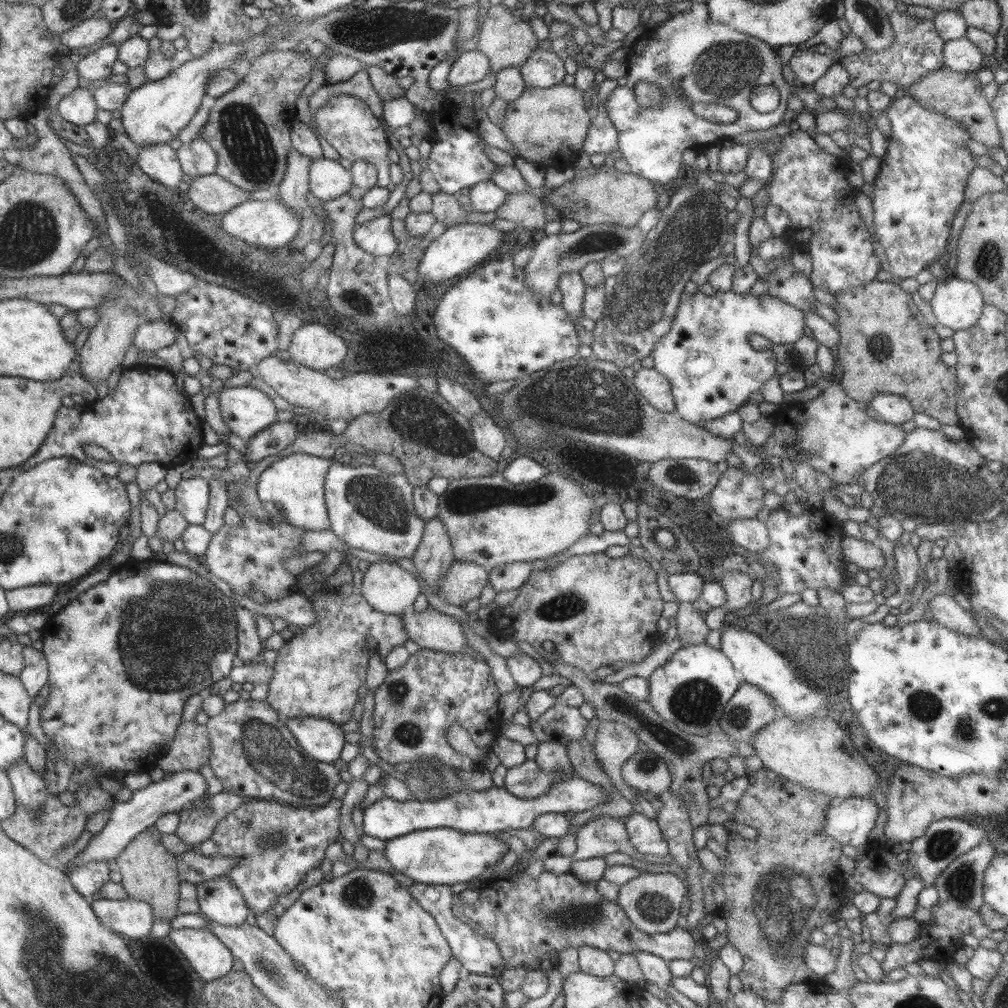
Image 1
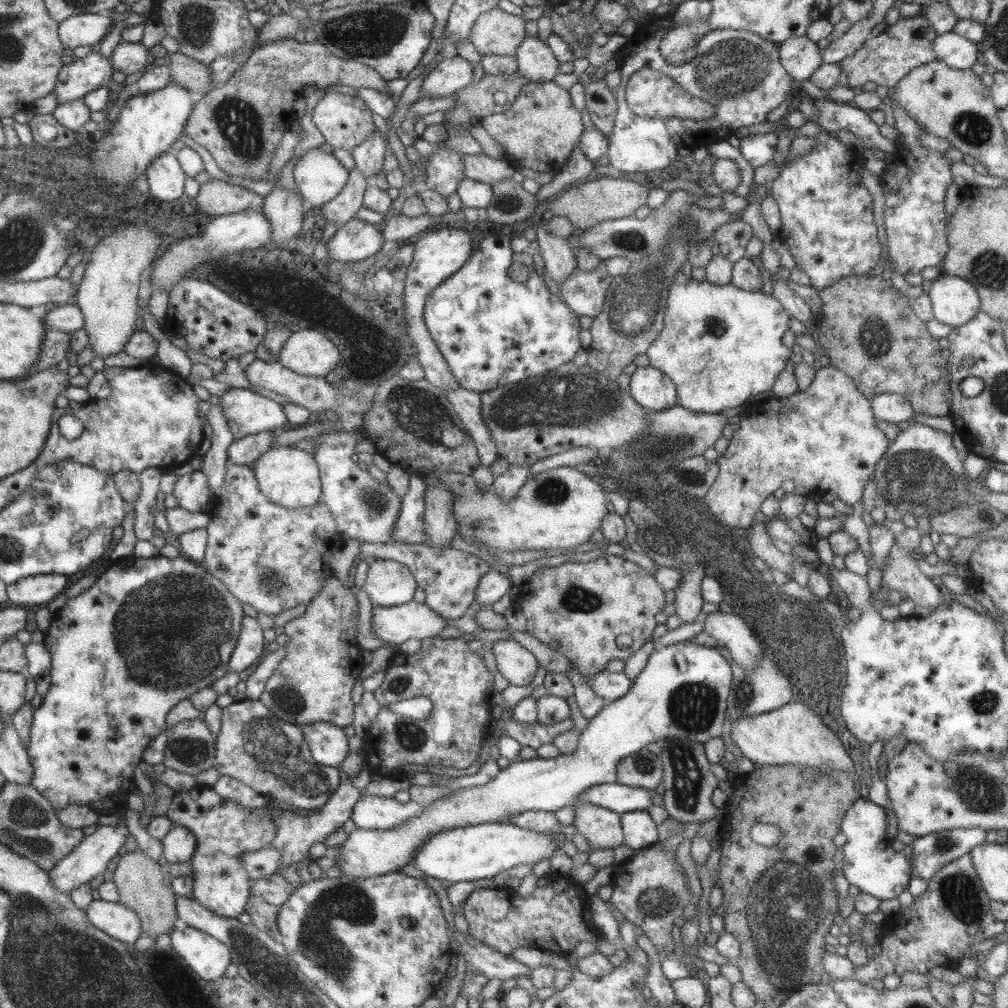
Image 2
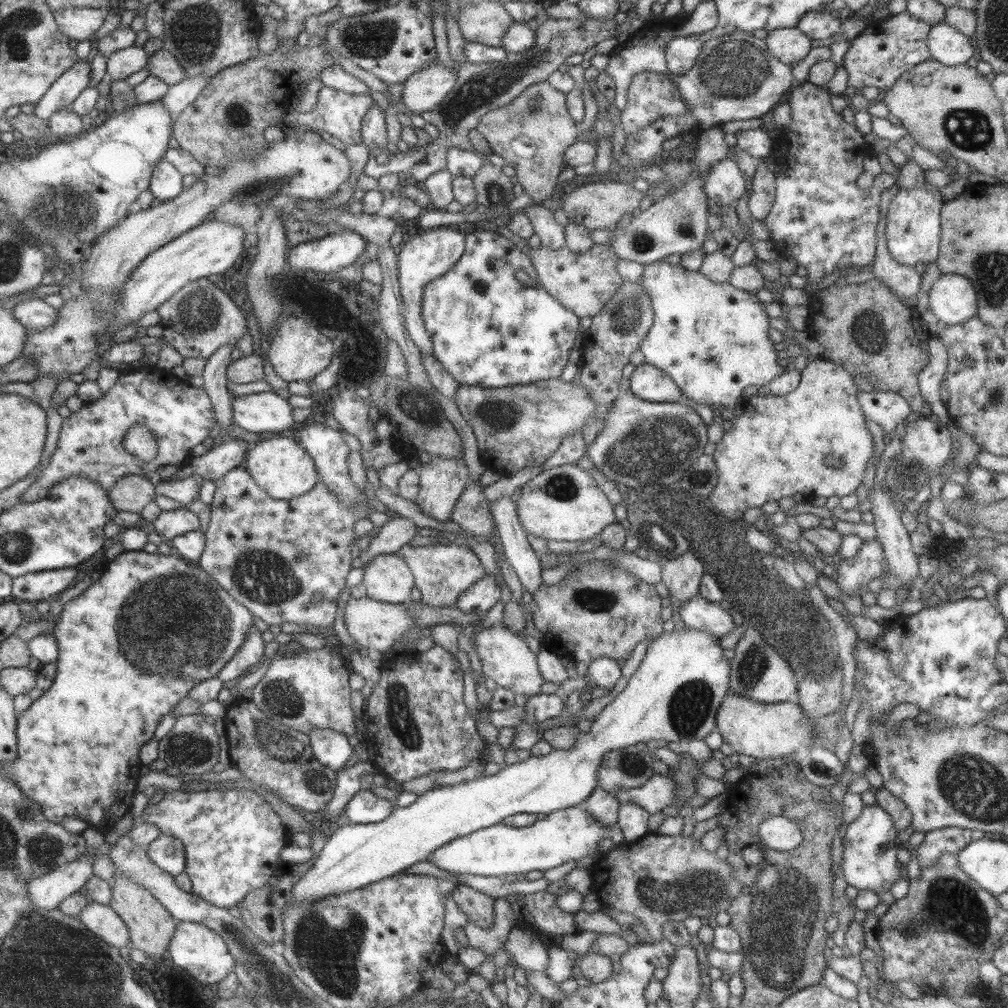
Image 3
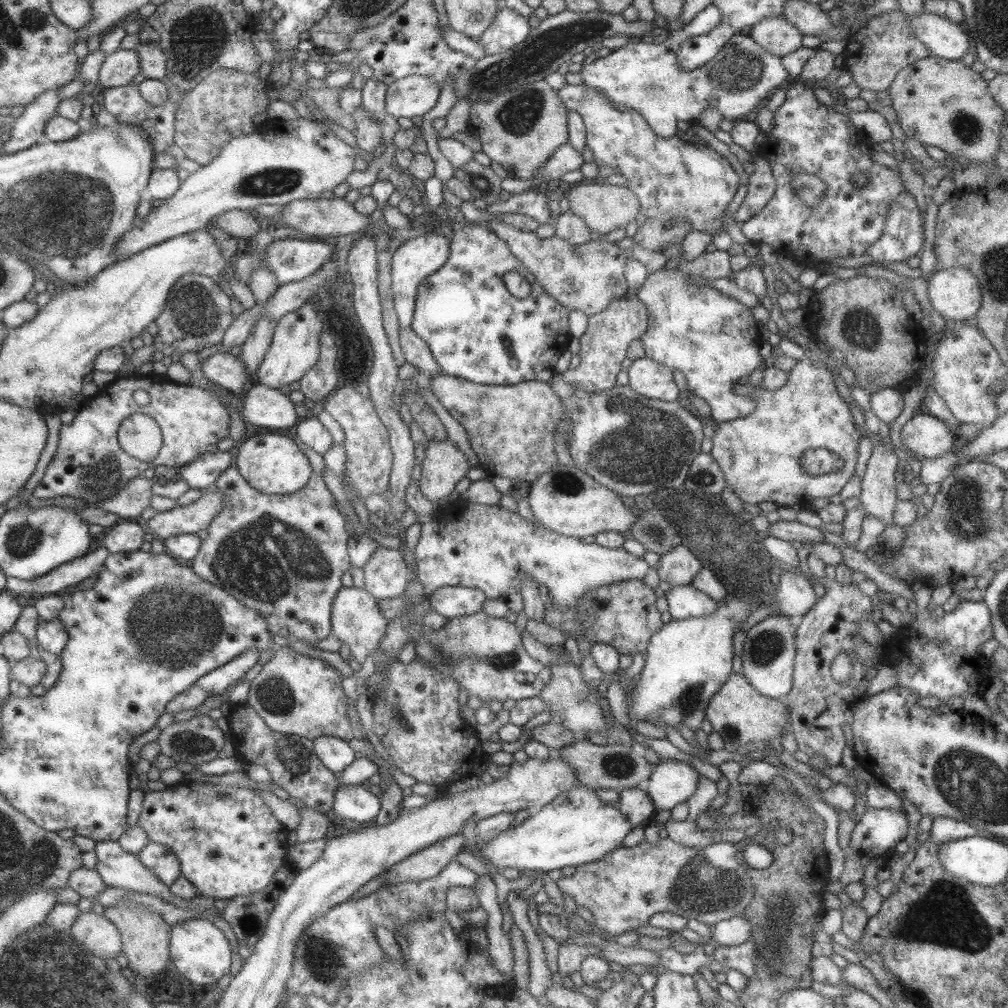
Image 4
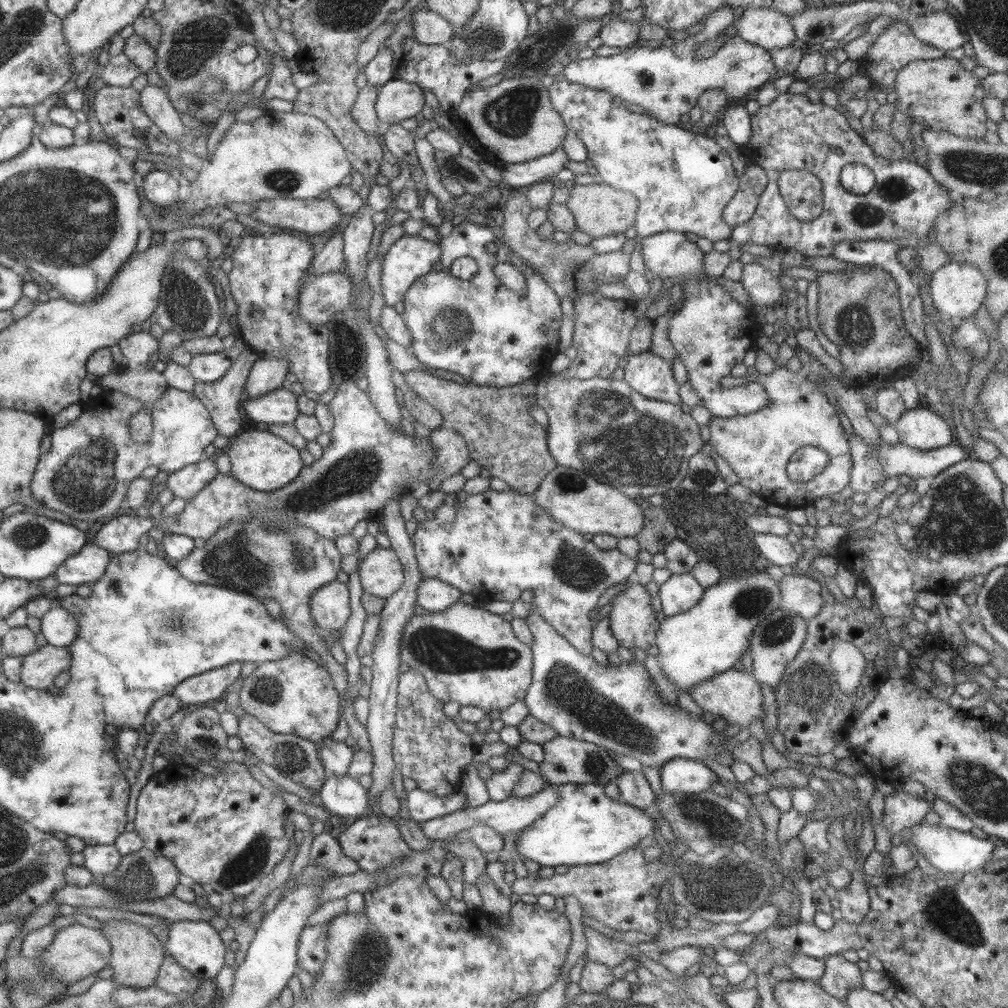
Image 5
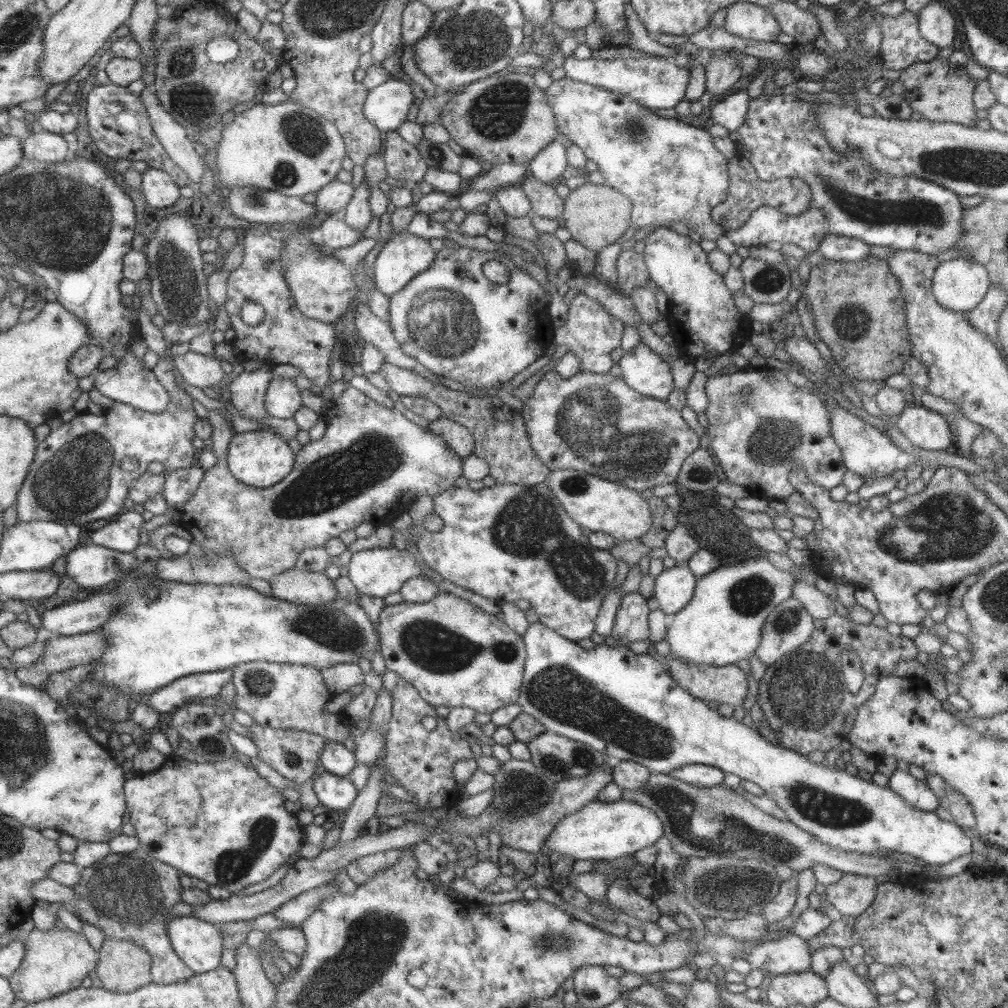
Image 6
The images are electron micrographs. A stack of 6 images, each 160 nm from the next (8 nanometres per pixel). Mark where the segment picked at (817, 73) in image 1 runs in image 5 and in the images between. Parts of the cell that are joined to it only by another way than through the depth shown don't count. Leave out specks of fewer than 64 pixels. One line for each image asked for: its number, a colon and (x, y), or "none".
2: (799, 56)
3: (788, 45)
4: (774, 34)
5: (764, 26)

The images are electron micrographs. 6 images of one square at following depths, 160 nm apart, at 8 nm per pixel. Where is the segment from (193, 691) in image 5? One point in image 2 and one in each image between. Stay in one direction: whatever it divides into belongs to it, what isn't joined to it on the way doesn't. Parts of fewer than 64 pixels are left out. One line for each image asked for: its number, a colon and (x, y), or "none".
2: (250, 646)
3: (250, 654)
4: (219, 680)

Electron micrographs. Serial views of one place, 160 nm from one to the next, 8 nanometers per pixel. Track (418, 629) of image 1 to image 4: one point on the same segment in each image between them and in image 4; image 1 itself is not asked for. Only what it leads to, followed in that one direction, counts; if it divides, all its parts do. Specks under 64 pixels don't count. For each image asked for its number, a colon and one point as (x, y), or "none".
2: (394, 624)
3: (375, 625)
4: (354, 617)

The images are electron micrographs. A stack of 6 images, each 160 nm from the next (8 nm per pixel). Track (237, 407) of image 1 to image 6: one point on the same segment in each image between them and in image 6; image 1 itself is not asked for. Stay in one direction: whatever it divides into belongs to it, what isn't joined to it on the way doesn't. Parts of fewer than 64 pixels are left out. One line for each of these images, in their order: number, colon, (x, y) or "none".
2: (246, 413)
3: (259, 412)
4: (265, 407)
5: (279, 406)
6: (282, 398)

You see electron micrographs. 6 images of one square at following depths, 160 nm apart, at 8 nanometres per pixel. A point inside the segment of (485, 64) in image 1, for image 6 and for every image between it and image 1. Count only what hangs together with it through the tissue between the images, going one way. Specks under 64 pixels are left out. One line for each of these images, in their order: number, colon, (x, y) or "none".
2: (449, 75)
3: (422, 91)
4: (413, 95)
5: (397, 99)
6: (385, 106)

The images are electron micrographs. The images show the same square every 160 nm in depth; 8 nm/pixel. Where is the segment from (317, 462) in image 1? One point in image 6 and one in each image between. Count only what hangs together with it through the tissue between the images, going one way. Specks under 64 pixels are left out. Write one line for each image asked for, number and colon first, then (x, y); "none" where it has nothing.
2: (289, 477)
3: (279, 466)
4: (271, 463)
5: (260, 460)
6: (259, 459)

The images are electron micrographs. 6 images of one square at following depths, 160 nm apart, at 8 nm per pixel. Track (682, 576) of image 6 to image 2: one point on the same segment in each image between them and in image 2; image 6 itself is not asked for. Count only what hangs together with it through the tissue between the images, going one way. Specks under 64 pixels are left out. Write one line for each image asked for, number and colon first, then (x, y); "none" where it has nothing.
2: (729, 631)
3: (695, 612)
4: (683, 601)
5: (680, 591)

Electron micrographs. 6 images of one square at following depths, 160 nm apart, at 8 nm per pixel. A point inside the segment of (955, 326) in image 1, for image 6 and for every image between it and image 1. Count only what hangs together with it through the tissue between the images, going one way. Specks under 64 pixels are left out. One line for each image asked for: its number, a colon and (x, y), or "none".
2: (954, 301)
3: (952, 299)
4: (954, 294)
5: (957, 289)
6: (958, 285)

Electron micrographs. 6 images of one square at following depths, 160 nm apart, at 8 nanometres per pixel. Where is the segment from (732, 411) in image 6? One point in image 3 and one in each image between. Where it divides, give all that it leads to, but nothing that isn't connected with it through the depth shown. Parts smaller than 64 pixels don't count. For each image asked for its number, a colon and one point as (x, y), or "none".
3: (775, 447)
4: (758, 454)
5: (756, 446)

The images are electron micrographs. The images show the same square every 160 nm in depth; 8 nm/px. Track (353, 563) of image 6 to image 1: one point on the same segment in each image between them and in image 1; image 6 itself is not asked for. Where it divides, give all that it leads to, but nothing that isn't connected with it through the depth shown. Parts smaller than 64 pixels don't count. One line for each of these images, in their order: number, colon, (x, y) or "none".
1: (387, 588)
2: (388, 583)
3: (386, 577)
4: (384, 575)
5: (380, 573)

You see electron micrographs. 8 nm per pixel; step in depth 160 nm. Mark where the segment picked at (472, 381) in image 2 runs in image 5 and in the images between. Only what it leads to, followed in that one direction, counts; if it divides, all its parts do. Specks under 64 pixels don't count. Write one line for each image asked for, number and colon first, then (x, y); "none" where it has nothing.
3: (486, 329)
4: (475, 330)
5: (476, 328)

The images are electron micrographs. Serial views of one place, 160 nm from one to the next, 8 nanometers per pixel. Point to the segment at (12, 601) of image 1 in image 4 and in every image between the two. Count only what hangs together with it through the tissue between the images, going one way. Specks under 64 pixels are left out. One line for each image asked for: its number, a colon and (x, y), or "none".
2: (37, 589)
3: (45, 585)
4: (76, 570)

